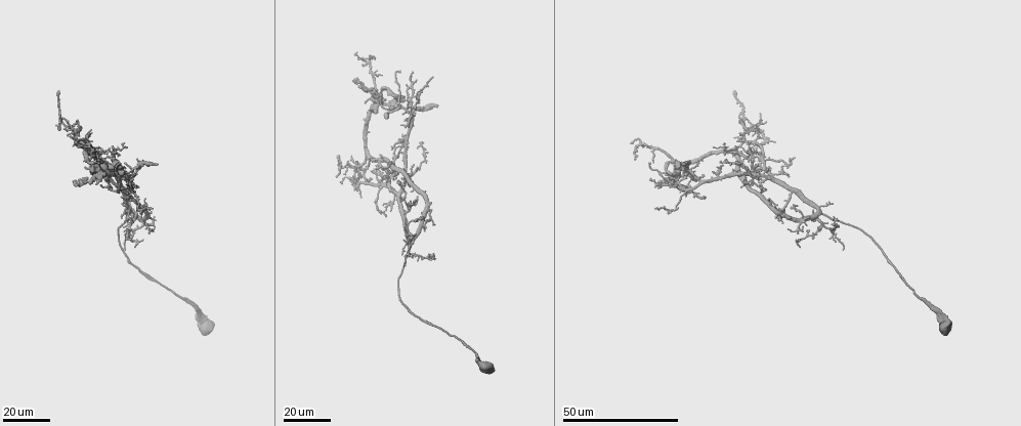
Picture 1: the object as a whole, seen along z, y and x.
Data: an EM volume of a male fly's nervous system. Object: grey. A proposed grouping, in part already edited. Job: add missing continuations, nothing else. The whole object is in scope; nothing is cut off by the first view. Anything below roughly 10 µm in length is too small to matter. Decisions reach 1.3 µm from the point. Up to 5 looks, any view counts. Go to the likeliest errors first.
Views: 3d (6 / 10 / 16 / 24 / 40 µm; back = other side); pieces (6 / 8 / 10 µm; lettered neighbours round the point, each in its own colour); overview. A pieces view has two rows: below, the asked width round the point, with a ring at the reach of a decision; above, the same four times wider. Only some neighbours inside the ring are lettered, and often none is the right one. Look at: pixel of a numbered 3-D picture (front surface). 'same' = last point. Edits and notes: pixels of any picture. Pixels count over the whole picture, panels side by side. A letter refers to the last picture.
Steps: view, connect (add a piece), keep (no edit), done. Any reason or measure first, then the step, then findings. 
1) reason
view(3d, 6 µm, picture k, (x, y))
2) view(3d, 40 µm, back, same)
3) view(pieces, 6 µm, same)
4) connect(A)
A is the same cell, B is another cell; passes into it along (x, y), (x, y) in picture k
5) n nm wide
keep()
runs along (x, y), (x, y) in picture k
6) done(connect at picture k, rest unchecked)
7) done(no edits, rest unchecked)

free end
view(3d, 24 µm, picture 1, (75, 142))

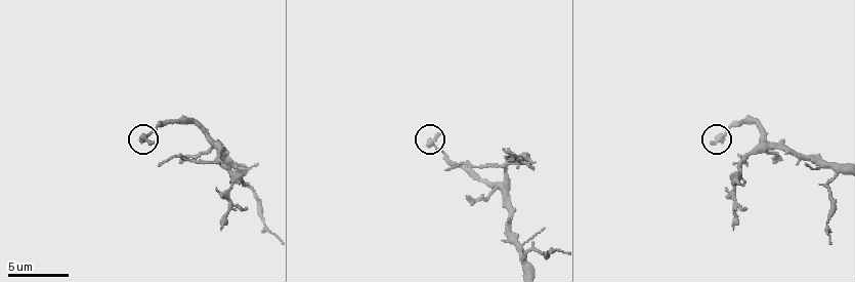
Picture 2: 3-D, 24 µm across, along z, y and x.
see the neighbours
view(pieces, 8 µm, picture 2, (438, 137))

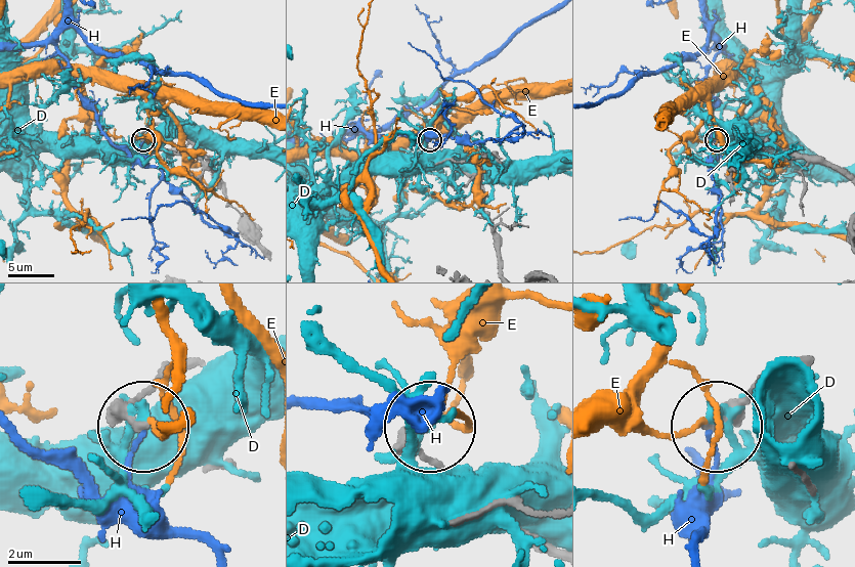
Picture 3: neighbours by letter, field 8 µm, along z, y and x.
keep()
D, E and H are other cells; none of them fits

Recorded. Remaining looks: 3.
branch stops here
view(3d, 24 µm, picture 1, (126, 163))

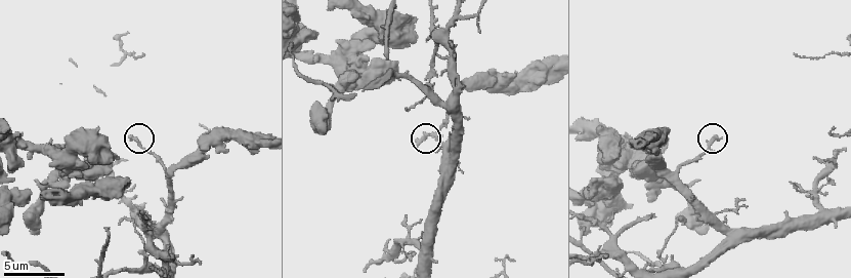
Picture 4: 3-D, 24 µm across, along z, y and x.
see the neighbours
view(pieces, 6 µm, picture 4, (721, 138))

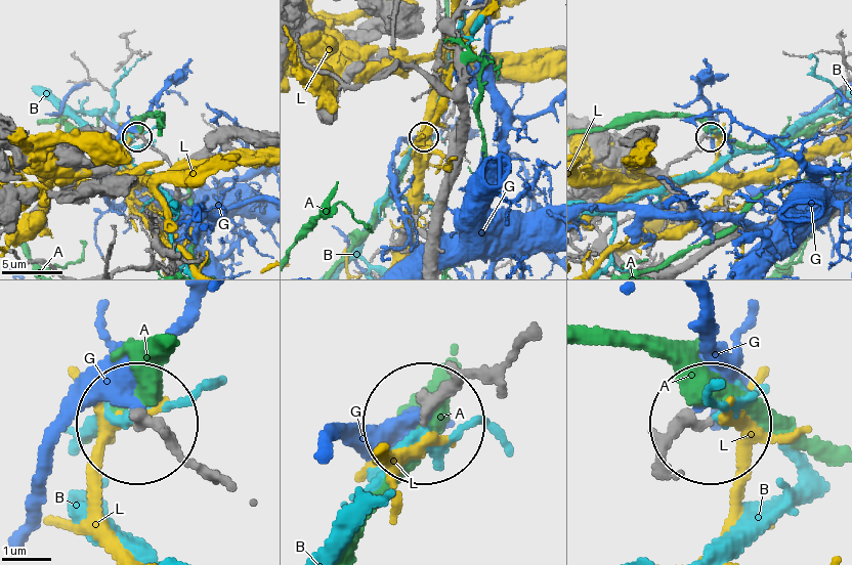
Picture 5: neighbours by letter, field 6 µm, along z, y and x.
keep()
A, B, G and L are other cells; runs along (512, 355), (463, 380), (427, 424) in picture 5; no lettered piece goes on from it

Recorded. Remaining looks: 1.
done(no edits, rest unchecked)

